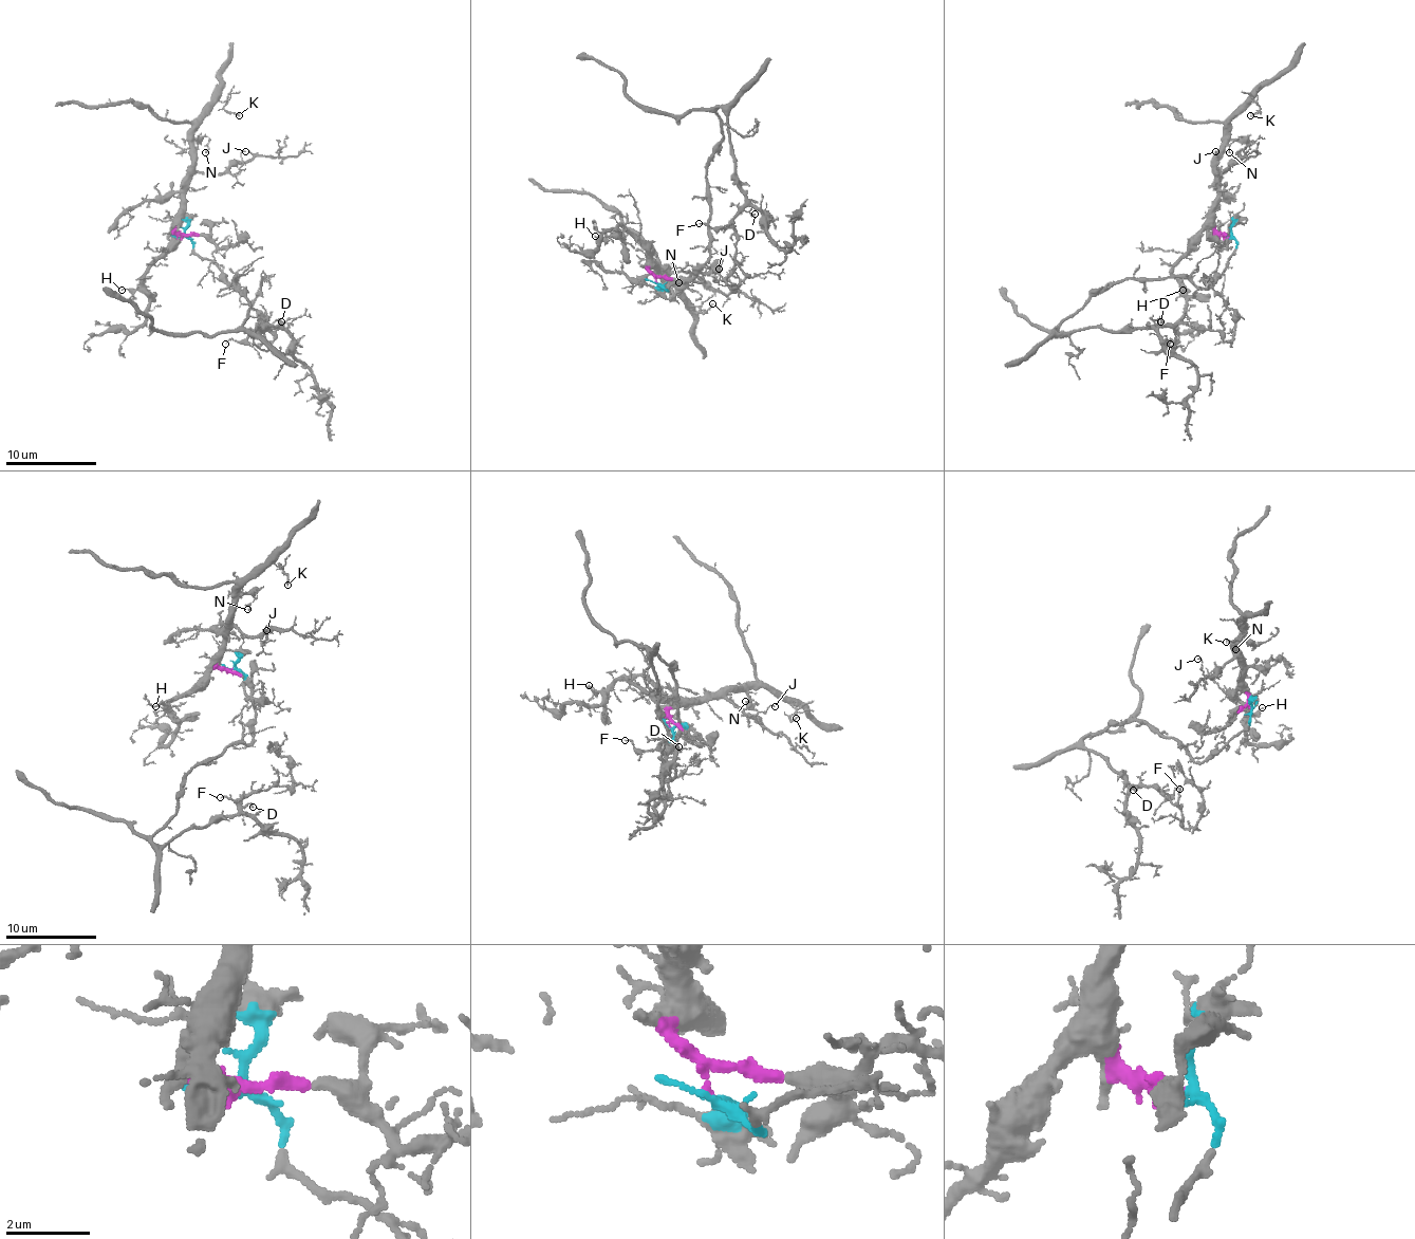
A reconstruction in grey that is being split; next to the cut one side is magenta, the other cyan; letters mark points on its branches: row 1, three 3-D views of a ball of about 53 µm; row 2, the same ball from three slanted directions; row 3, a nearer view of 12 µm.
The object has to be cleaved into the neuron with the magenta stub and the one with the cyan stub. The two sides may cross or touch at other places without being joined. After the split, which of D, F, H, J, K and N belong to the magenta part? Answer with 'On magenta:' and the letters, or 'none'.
On magenta: H, J, K, N

